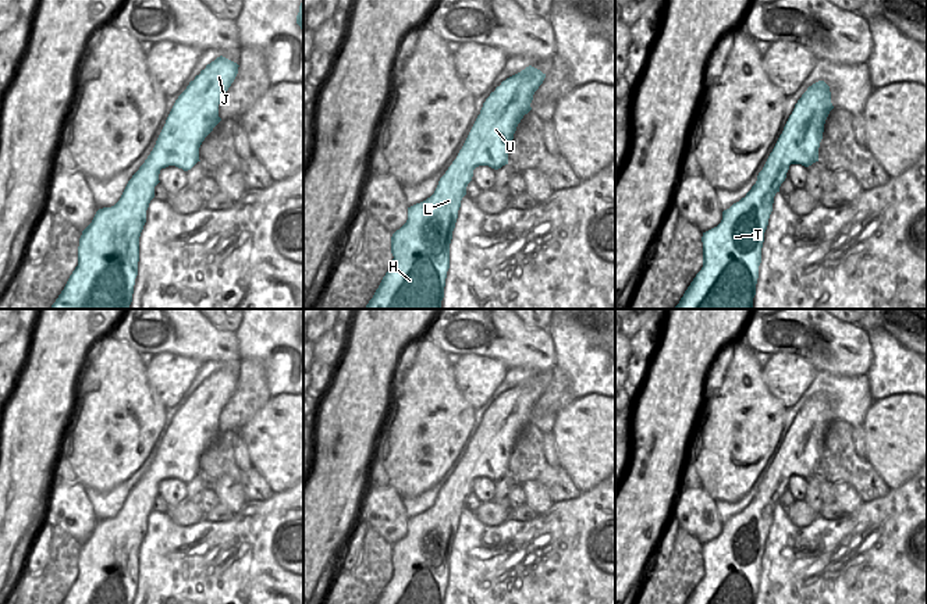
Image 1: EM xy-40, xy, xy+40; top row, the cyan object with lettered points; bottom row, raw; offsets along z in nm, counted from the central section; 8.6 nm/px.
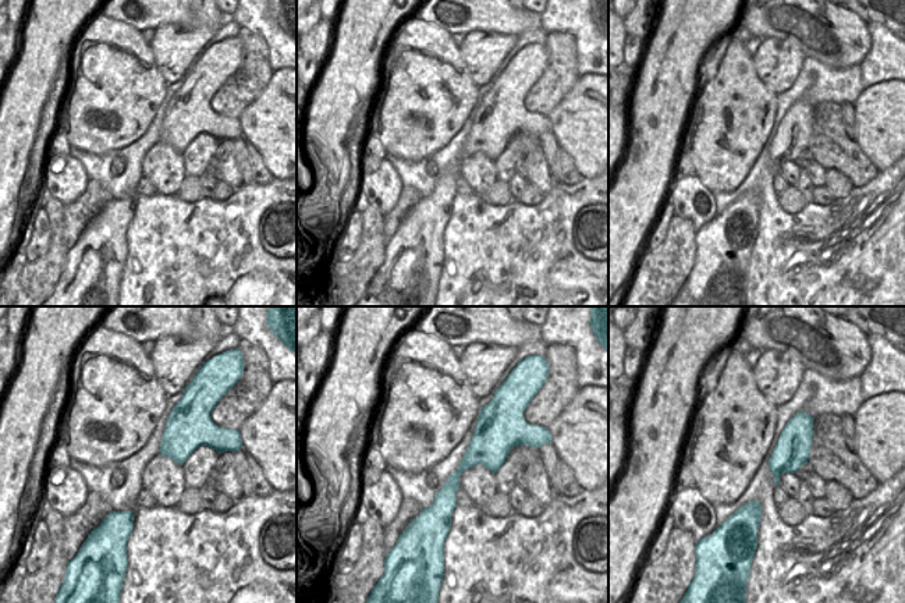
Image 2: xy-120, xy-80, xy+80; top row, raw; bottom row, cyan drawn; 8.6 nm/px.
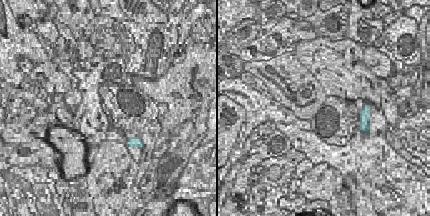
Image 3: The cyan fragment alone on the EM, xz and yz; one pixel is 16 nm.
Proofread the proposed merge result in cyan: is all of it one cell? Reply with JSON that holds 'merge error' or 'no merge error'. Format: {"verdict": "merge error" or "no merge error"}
{"verdict": "no merge error"}

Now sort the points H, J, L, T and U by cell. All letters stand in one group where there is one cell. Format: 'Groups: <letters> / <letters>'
Groups: H J L T U

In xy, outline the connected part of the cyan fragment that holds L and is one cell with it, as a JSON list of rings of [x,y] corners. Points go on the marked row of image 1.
[[[529,65],[490,93],[434,193],[408,207],[406,223],[391,237],[391,267],[365,309],[441,309],[452,231],[473,170],[508,164],[516,127],[544,78]]]

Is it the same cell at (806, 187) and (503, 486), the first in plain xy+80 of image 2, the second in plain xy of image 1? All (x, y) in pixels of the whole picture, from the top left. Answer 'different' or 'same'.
same

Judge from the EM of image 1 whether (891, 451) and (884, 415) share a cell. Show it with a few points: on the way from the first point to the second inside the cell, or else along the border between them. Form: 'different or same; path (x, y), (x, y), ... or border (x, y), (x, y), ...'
same; path (888, 443), (888, 423)

